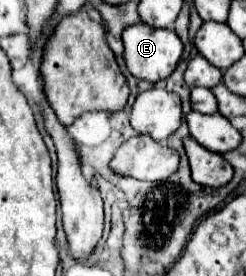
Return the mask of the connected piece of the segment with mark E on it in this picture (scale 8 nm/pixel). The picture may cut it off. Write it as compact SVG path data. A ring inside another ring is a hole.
M143 22L133 24L123 32L123 44L125 44L123 56L125 56L129 72L133 76L149 80L149 82L157 82L161 78L167 78L175 70L175 66L183 54L183 42L175 30L153 28L153 26L147 26Z

